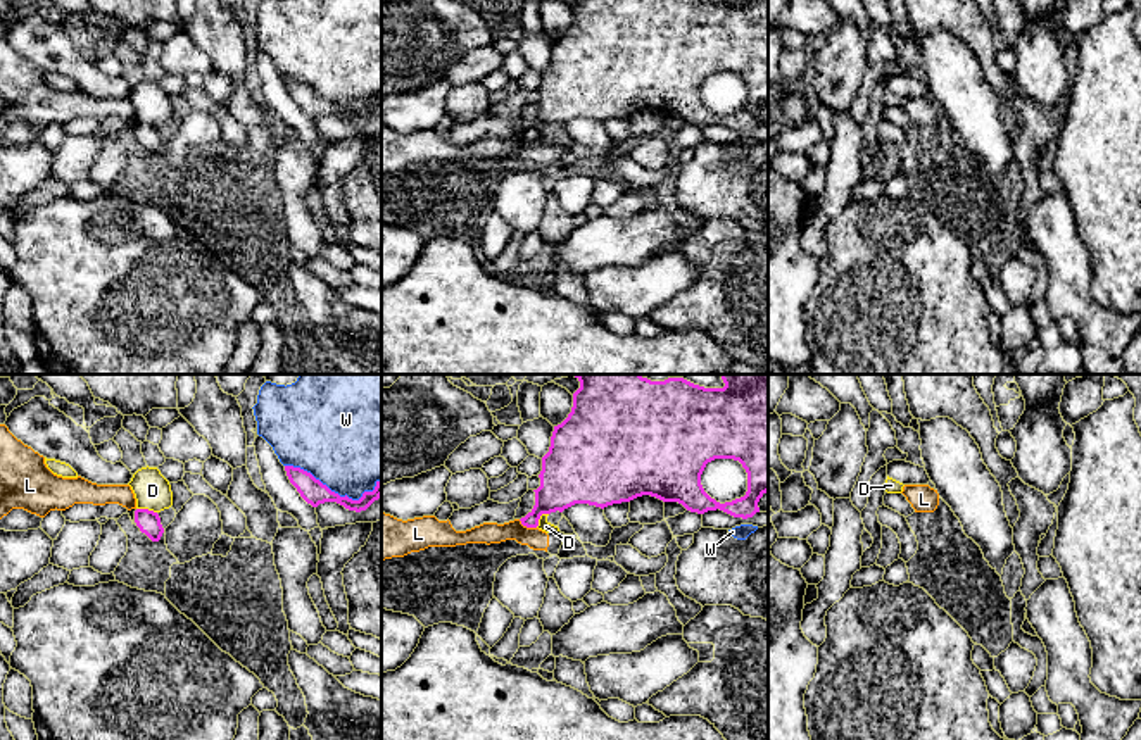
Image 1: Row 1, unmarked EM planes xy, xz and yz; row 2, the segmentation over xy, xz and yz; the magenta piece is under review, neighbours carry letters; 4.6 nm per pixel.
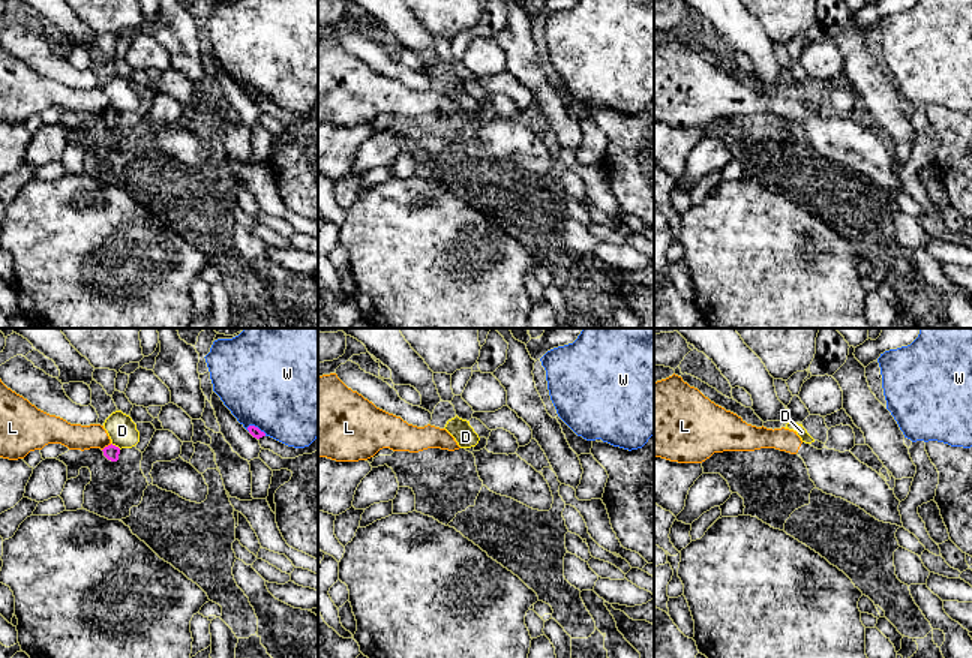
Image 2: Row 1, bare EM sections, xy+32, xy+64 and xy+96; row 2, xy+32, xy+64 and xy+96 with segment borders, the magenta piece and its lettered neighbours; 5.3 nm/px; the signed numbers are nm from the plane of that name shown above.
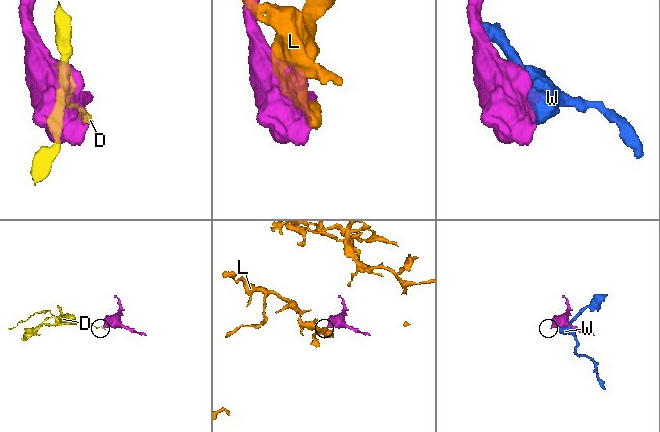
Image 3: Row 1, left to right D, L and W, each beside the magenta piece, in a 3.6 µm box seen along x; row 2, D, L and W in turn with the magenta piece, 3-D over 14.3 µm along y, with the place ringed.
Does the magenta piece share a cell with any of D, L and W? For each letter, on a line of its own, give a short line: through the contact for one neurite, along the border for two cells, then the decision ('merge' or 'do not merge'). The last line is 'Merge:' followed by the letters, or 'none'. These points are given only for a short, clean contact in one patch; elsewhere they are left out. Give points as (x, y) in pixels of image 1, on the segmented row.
D: line xy (137, 507), (147, 507), (156, 513); do not merge
L: line xz (518, 520), (535, 528); do not merge
W: do not merge
Merge: none

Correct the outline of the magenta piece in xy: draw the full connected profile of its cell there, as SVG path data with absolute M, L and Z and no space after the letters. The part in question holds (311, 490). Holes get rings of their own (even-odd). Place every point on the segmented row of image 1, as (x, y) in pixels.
M285 466L285 471L290 483L300 493L300 497L312 507L318 507L319 504L325 504L325 502L337 502L349 511L361 512L361 511L366 511L375 500L381 497L381 480L376 481L376 486L373 492L364 492L359 500L352 500L347 495L340 497L338 493L331 492L326 485L323 485L311 473L300 467Z

